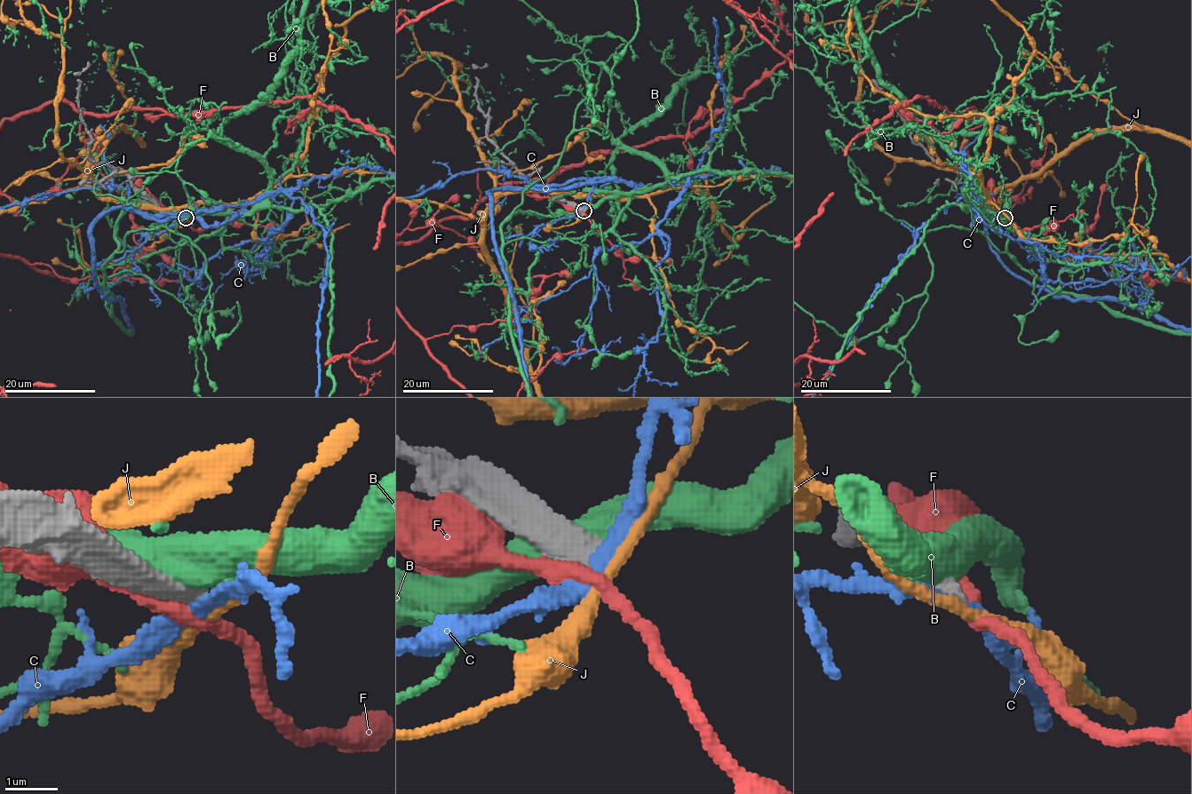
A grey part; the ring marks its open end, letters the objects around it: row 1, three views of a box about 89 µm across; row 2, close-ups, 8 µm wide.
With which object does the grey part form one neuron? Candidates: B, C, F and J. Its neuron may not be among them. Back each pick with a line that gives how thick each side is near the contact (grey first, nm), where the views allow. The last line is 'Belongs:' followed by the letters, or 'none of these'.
Belongs: none of these

